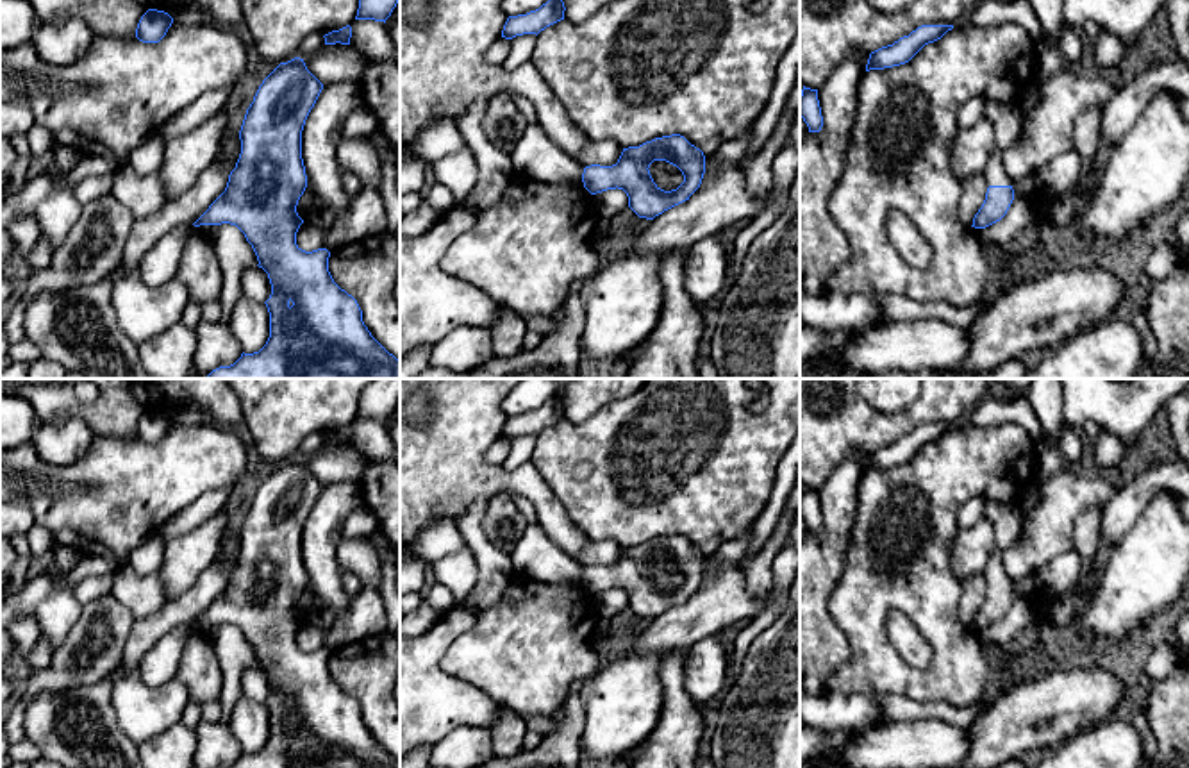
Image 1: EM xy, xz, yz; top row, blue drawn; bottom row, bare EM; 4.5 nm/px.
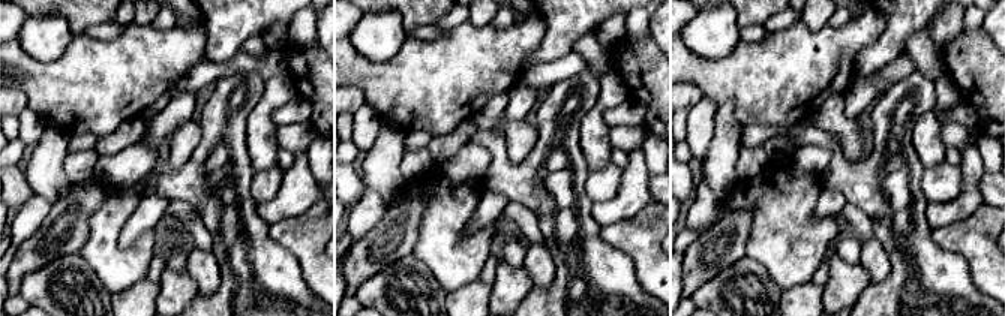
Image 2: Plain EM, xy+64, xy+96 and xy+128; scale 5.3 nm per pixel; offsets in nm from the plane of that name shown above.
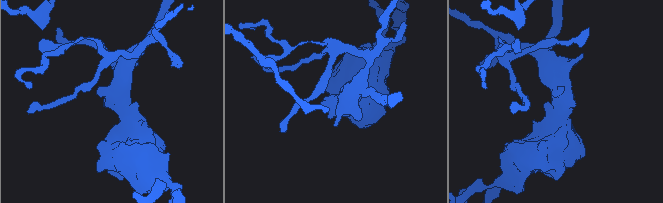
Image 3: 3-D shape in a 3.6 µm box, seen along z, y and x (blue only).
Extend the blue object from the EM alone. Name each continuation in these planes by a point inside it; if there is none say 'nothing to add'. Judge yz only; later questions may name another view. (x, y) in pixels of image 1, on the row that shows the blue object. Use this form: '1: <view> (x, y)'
1: yz (995, 175)

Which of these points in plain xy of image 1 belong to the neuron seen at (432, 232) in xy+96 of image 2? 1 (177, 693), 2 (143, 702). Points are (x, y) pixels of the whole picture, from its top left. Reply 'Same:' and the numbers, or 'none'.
Same: 1, 2

